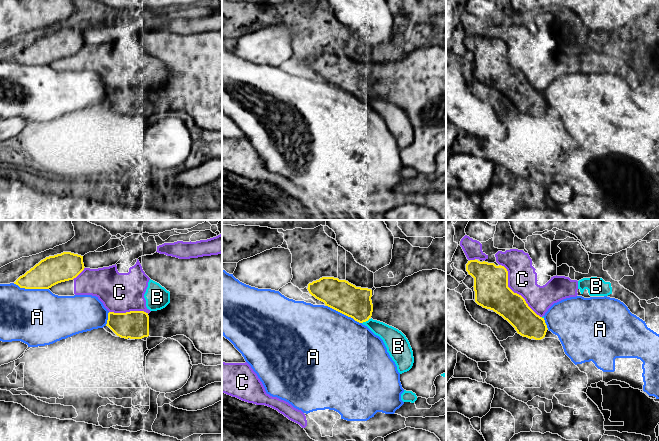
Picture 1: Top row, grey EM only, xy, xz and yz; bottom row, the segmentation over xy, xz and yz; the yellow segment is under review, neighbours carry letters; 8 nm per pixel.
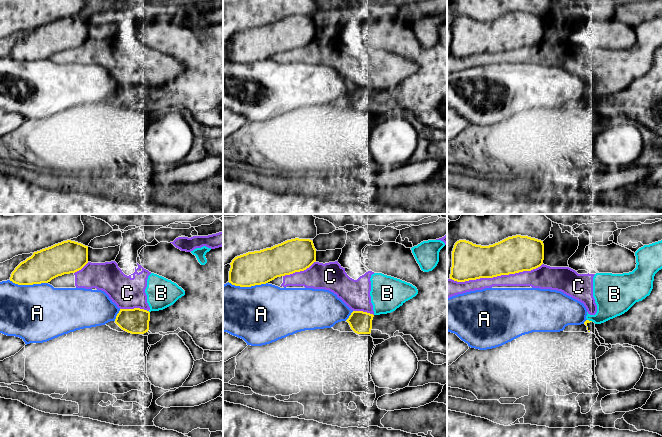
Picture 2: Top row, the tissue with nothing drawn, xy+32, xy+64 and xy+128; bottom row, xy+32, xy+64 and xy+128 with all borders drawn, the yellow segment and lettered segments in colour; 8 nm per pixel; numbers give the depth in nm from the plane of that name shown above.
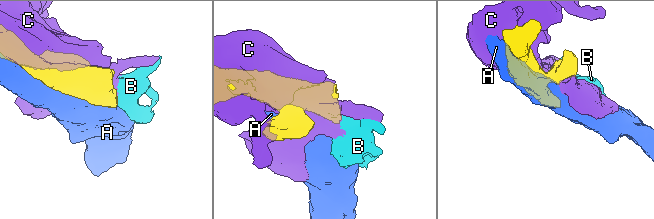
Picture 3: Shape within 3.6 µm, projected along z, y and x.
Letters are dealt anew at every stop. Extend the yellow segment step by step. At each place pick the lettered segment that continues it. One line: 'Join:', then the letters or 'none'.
Join: none

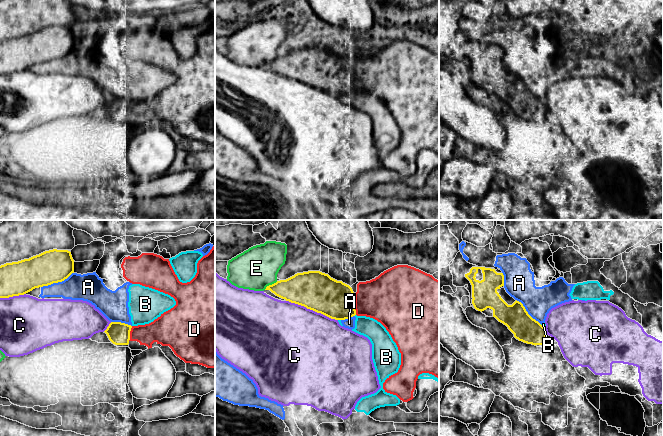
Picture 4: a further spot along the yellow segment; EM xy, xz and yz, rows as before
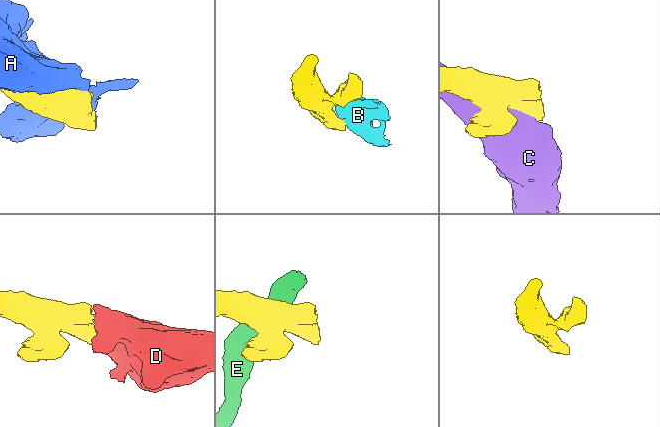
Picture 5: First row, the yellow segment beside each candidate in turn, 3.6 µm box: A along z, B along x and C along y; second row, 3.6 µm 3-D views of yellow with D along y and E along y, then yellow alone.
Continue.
Join: D

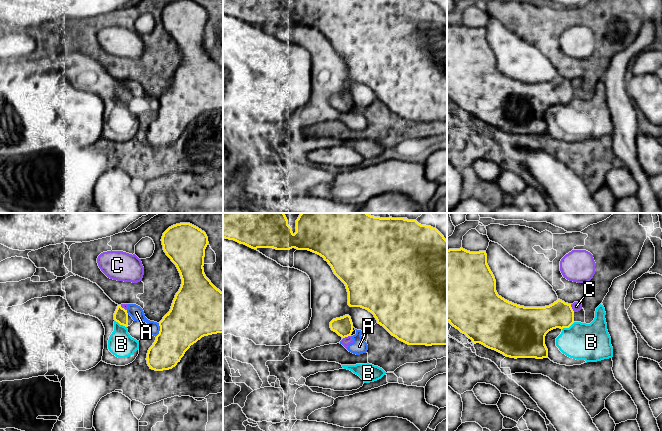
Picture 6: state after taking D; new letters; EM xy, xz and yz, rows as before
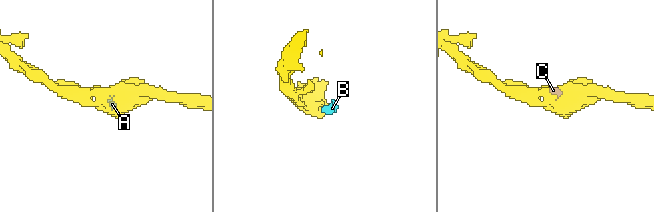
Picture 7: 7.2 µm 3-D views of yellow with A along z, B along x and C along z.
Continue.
Join: none

